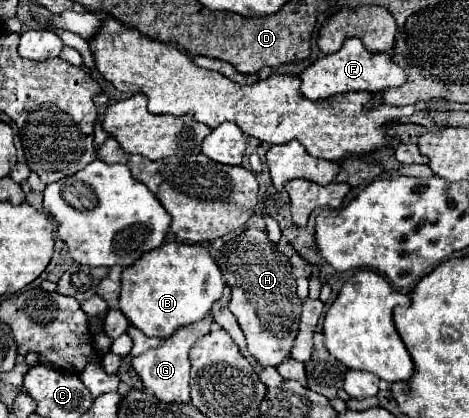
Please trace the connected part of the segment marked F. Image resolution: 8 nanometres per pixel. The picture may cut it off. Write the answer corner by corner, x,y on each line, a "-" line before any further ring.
347,38
343,48
315,60
311,66
307,66
301,74
301,94
309,100
321,100
329,98
331,94
345,94
351,90
363,90
363,92
383,92
391,86
403,86
407,80
407,74
403,68
395,66
387,54
371,54
365,50
363,42
359,38

